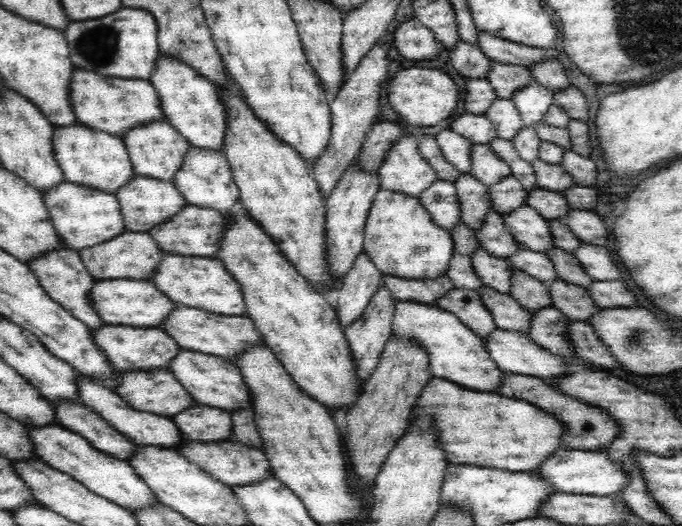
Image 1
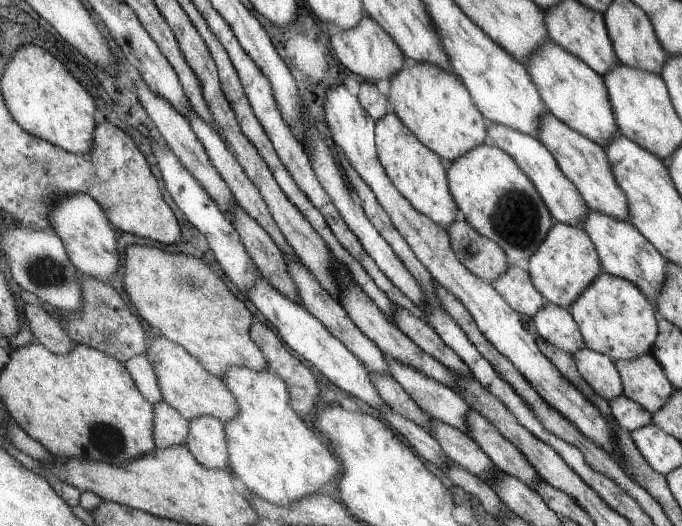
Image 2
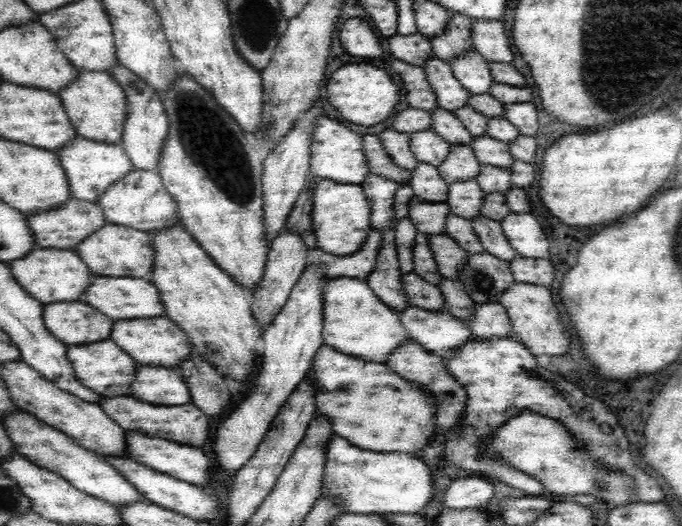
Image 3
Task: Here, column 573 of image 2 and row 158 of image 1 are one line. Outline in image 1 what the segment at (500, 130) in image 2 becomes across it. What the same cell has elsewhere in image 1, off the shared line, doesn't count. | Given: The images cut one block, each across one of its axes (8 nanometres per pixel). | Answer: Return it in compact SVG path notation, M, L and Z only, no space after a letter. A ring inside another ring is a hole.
M188 146L172 181L178 192L187 200L187 204L194 206L210 207L223 213L229 211L239 199L239 188L222 151Z

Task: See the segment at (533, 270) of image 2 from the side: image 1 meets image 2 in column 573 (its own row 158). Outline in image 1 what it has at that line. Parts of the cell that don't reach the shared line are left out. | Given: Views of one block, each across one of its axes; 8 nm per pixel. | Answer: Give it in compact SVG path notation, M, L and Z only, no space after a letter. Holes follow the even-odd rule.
M227 78L224 84L215 84L219 100L226 110L226 130L223 135L222 153L226 157L234 182L239 188L239 200L242 206L264 227L266 233L275 239L282 254L295 267L302 277L309 279L312 286L318 291L327 284L327 265L323 264L324 256L324 226L325 226L325 200L322 198L318 185L310 175L311 171L306 160L298 154L294 147L282 142L260 119L254 115L246 102L239 87L232 78Z

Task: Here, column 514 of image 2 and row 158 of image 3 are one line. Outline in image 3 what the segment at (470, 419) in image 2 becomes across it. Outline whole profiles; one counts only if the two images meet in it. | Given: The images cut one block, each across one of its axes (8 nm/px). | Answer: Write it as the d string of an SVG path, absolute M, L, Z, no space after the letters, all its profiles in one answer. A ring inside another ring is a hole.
M454 144L450 146L446 158L437 167L442 178L450 184L455 180L474 179L481 165L474 154L474 149L470 146Z

